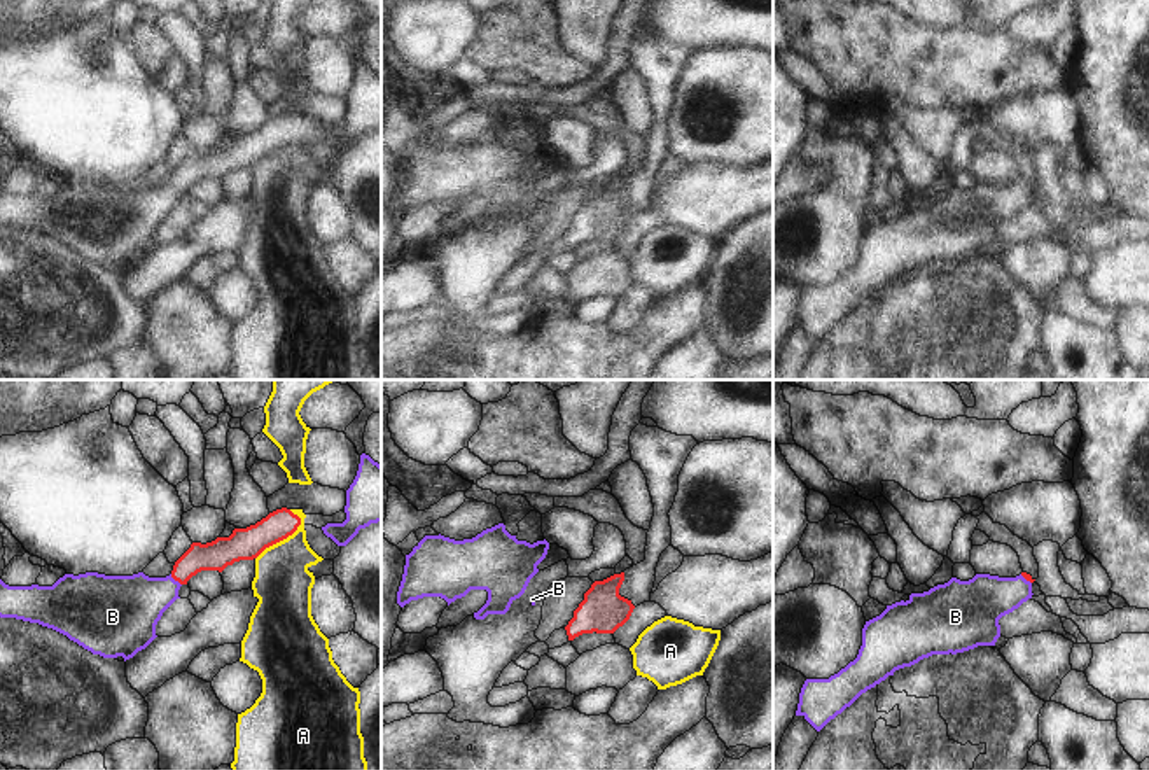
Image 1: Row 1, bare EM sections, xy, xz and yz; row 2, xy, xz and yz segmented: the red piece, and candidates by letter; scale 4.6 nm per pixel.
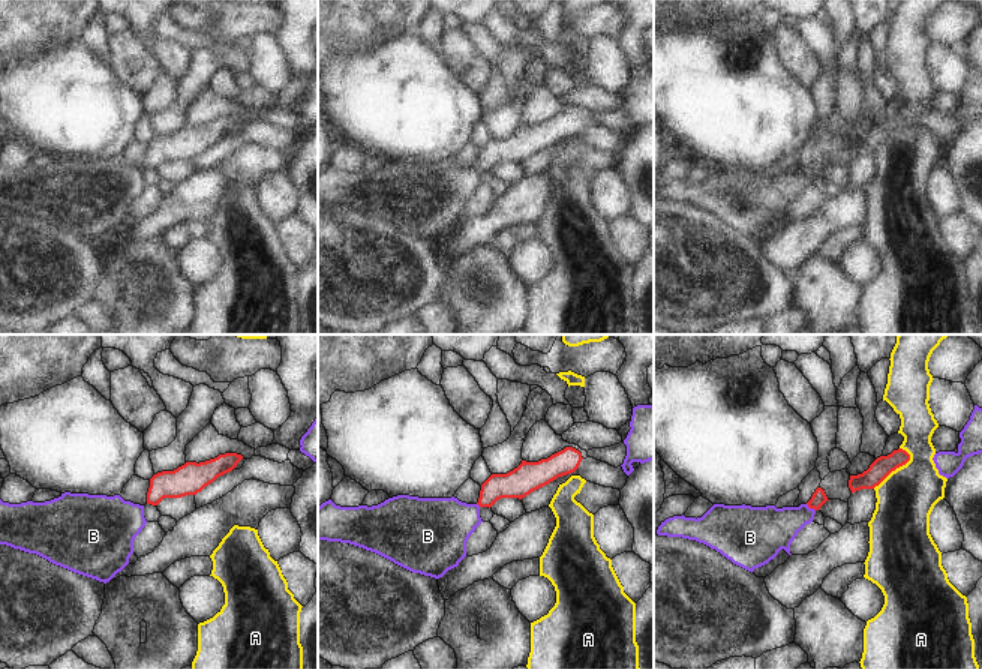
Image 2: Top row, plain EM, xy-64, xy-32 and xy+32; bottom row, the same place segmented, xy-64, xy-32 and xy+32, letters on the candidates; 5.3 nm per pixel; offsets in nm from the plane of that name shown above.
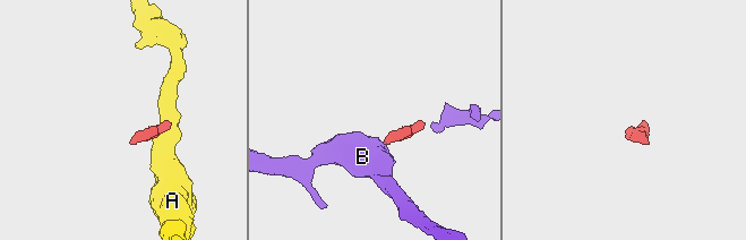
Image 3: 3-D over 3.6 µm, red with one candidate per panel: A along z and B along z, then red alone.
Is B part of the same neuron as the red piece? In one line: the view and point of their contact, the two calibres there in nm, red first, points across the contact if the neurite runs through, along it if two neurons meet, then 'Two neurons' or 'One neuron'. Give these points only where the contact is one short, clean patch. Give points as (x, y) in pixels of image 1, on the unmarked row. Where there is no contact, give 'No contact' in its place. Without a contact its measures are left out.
Touches red at xy (175, 188). Thickness 140 nm (red) against 280 nm. Path across: xy (219, 161), (198, 165), (175, 188), (163, 200), (128, 214). One neuron.

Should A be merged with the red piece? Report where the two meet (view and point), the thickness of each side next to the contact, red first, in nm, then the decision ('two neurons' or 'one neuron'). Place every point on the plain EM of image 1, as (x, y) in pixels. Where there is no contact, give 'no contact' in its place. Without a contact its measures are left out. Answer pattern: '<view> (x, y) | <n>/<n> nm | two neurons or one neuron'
xy (284, 146) | 150/260 nm | two neurons

